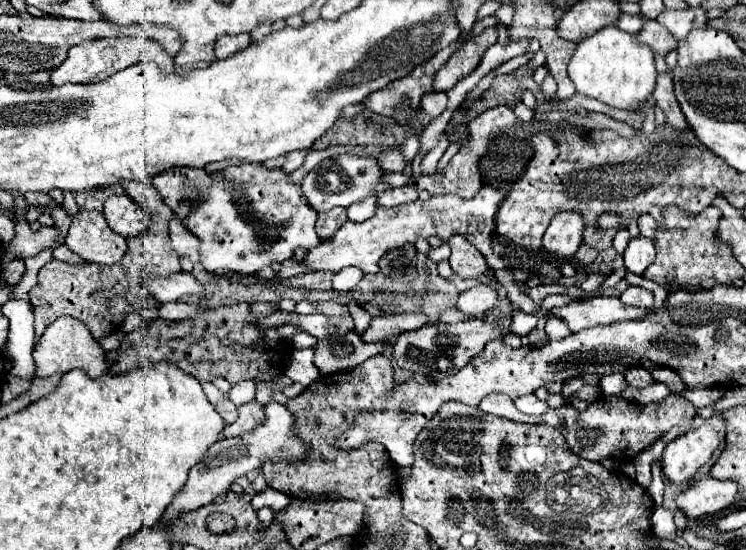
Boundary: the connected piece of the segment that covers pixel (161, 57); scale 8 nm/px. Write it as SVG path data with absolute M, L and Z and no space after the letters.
M97 38L97 40L87 40L83 44L73 46L73 50L67 54L65 62L51 72L51 84L61 86L67 82L77 82L77 84L99 82L137 62L157 62L163 72L173 72L173 68L175 68L173 56L169 56L159 44L155 44L155 40L149 40L149 38Z

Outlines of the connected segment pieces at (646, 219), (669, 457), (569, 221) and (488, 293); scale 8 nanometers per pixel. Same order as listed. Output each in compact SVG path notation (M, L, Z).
M641 214L641 216L637 218L637 222L639 222L639 230L641 230L641 234L647 236L649 240L653 240L655 230L657 230L657 224L655 224L653 216L649 216L649 214Z
M695 424L689 432L667 444L661 466L667 480L685 484L711 458L719 446L719 434L709 424Z
M561 212L551 220L543 236L543 250L553 254L557 260L569 260L581 246L583 230L585 222L579 212Z
M483 286L483 288L471 288L467 292L463 292L457 300L457 310L463 312L465 316L479 316L485 310L493 308L497 302L497 290L491 286Z

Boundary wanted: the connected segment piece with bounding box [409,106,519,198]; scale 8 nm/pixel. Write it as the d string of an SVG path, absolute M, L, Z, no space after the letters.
M495 106L483 114L479 114L473 122L471 122L471 130L469 130L469 138L467 142L461 146L461 150L453 156L453 160L447 164L447 168L443 172L435 172L435 174L421 174L421 176L411 176L409 186L417 188L417 190L427 190L429 194L447 194L447 192L455 192L463 198L471 198L477 194L477 190L483 186L481 184L481 174L479 174L479 162L481 156L485 156L489 142L499 134L505 132L509 128L515 128L519 124L517 116L513 116L513 110L509 106Z

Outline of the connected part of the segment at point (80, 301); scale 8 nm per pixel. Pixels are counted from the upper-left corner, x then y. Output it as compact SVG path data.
M121 180L121 186L127 186L131 198L135 198L151 218L151 224L141 236L133 236L127 240L129 252L123 256L119 264L101 266L101 264L67 264L61 260L47 262L37 276L37 286L29 292L29 302L35 312L35 336L41 336L43 330L59 316L73 316L79 322L87 324L93 332L95 340L109 336L111 332L121 328L125 314L131 310L139 310L143 306L157 306L159 302L151 296L147 288L137 288L137 282L143 282L149 274L169 276L179 272L179 256L173 252L167 236L167 222L173 212L161 200L161 194L153 188L153 184L137 184L137 180Z

